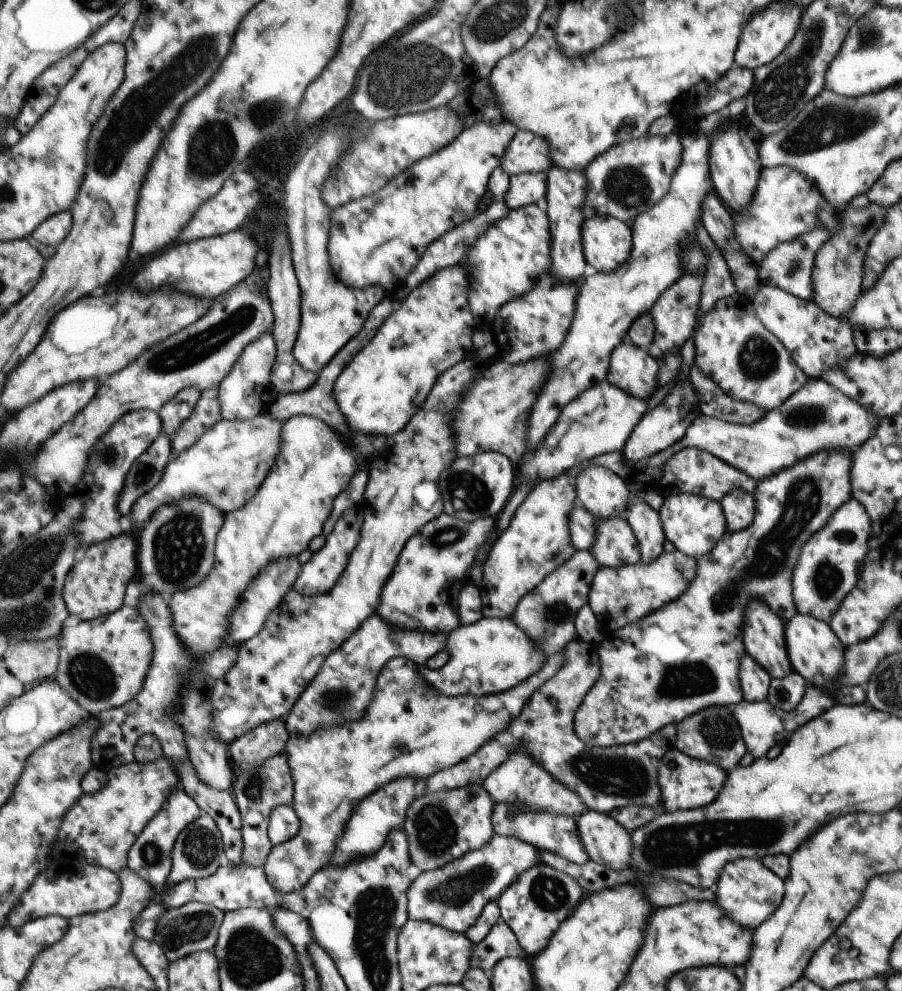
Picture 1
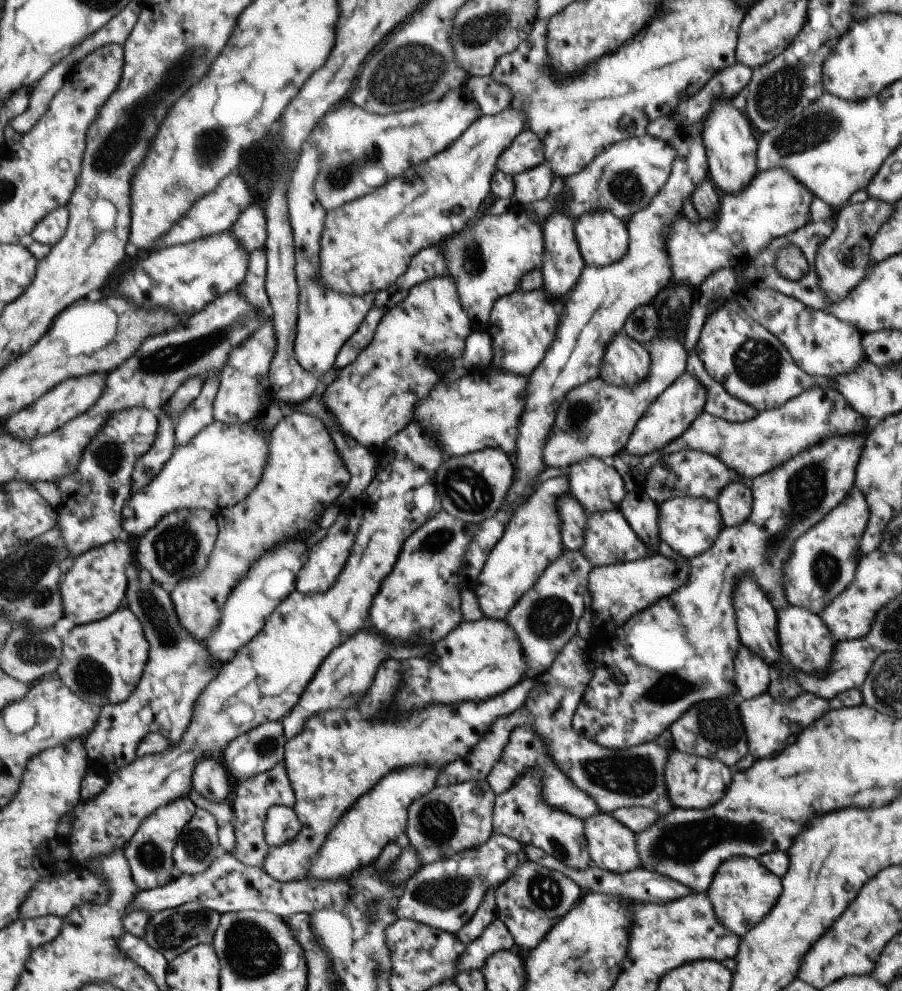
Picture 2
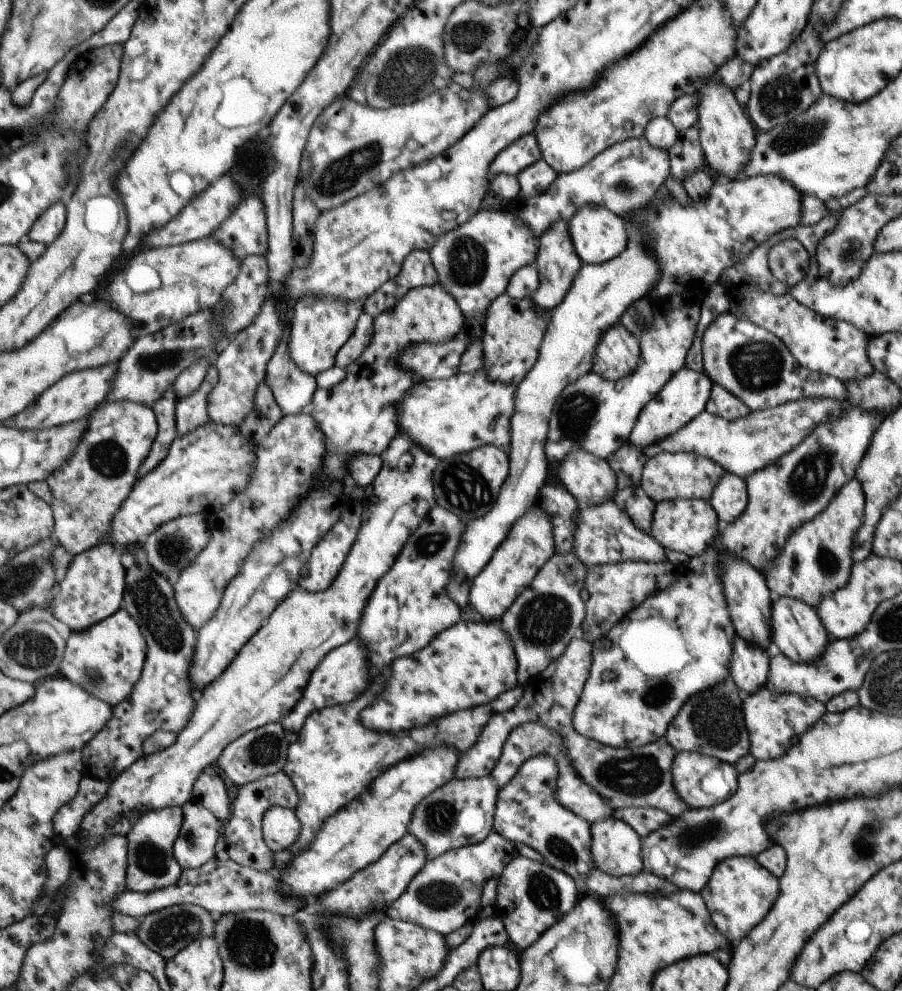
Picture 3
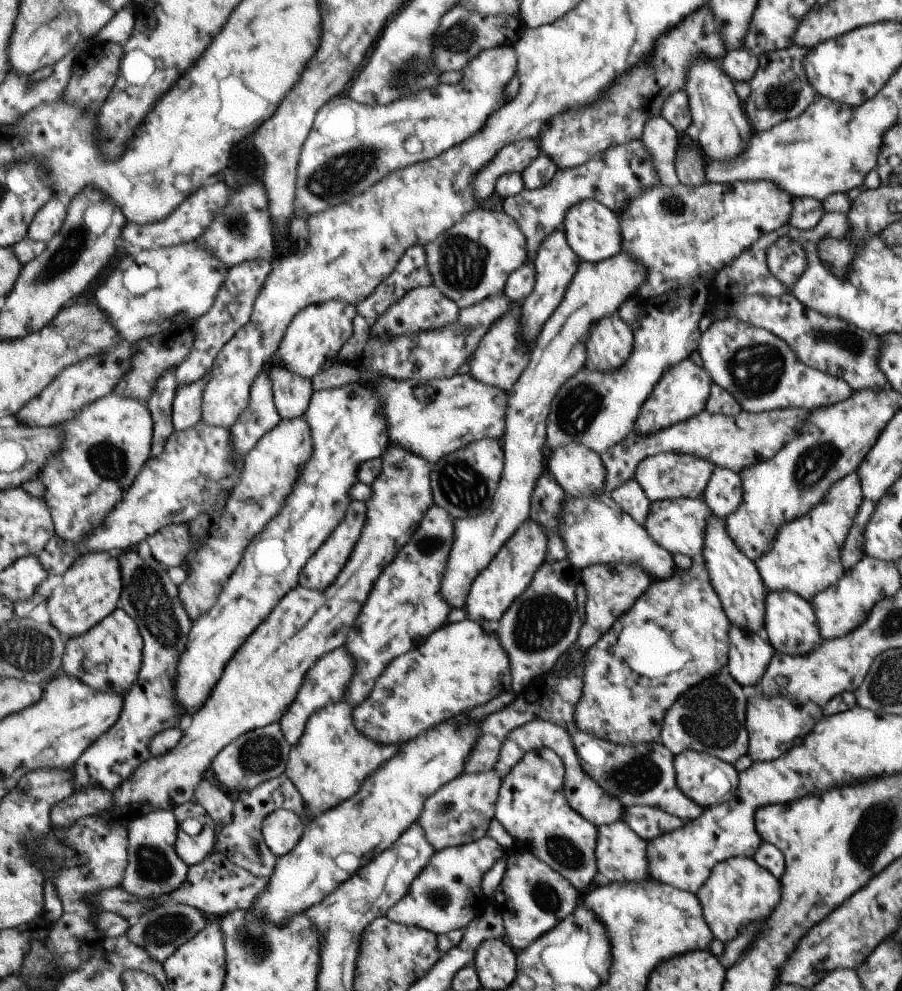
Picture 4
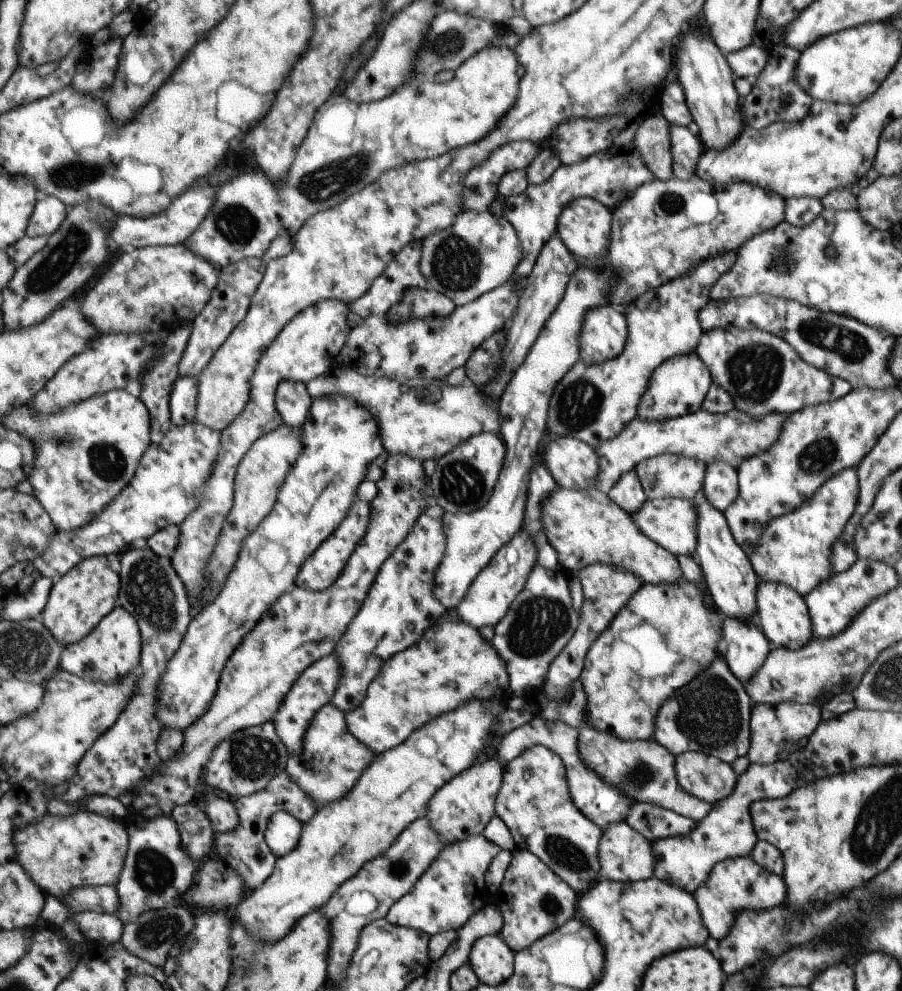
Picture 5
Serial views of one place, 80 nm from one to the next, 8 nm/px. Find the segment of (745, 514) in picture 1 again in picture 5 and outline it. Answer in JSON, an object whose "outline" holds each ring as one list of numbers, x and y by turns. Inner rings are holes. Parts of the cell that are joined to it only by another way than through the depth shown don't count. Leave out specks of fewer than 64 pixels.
{"outline":[[723,461,706,463,701,496,711,506,723,512,738,495,736,470]]}

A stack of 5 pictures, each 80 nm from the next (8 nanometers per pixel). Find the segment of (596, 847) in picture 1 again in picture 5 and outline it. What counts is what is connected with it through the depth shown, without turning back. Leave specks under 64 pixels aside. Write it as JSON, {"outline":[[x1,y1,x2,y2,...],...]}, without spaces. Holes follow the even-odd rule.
{"outline":[[625,820,601,830,601,842,598,844,598,881,635,883,653,876,653,844,644,836,635,832]]}

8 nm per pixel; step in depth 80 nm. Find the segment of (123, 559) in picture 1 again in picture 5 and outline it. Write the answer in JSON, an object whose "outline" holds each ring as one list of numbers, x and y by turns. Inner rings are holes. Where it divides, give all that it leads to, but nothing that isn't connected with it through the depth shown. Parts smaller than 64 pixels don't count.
{"outline":[[94,556,82,560,54,584,44,608,44,623,53,636,65,646,79,642,89,636,91,631,119,606,121,587,121,574,111,559]]}

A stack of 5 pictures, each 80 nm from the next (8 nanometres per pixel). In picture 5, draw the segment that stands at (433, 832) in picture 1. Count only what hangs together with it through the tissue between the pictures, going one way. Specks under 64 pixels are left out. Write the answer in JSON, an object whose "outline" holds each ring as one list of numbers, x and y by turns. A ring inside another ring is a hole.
{"outline":[[497,757,468,768,461,775,445,784,428,806,427,818,440,835,441,842,452,845,470,836,484,834,487,825,496,815,499,791,502,790,505,766]]}

